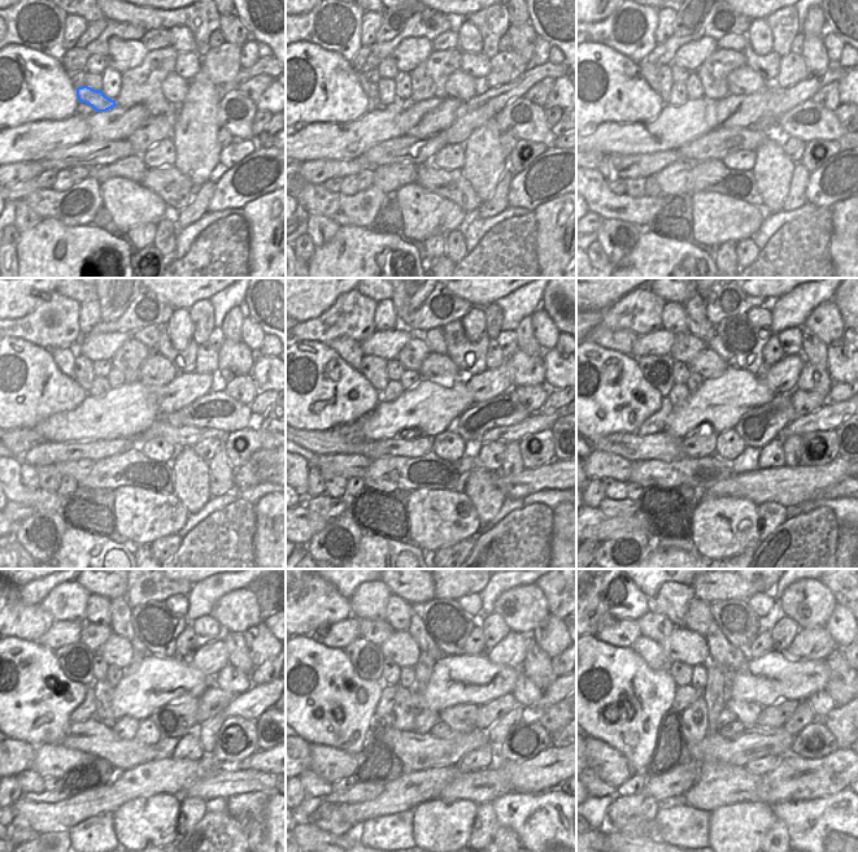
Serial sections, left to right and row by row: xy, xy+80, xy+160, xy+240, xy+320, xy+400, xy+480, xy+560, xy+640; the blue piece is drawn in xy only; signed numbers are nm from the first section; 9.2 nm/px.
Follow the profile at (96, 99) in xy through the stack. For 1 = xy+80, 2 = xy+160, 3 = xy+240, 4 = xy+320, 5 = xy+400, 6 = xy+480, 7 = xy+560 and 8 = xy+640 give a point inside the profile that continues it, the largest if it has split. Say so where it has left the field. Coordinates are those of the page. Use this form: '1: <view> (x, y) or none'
1: xy+80 (370, 90)
2: xy+160 (649, 72)
3: xy+240 (64, 357)
4: xy+320 (351, 351)
5: xy+400 (622, 340)
6: xy+480 (29, 622)
7: xy+560 (312, 603)
8: xy+640 (602, 595)

